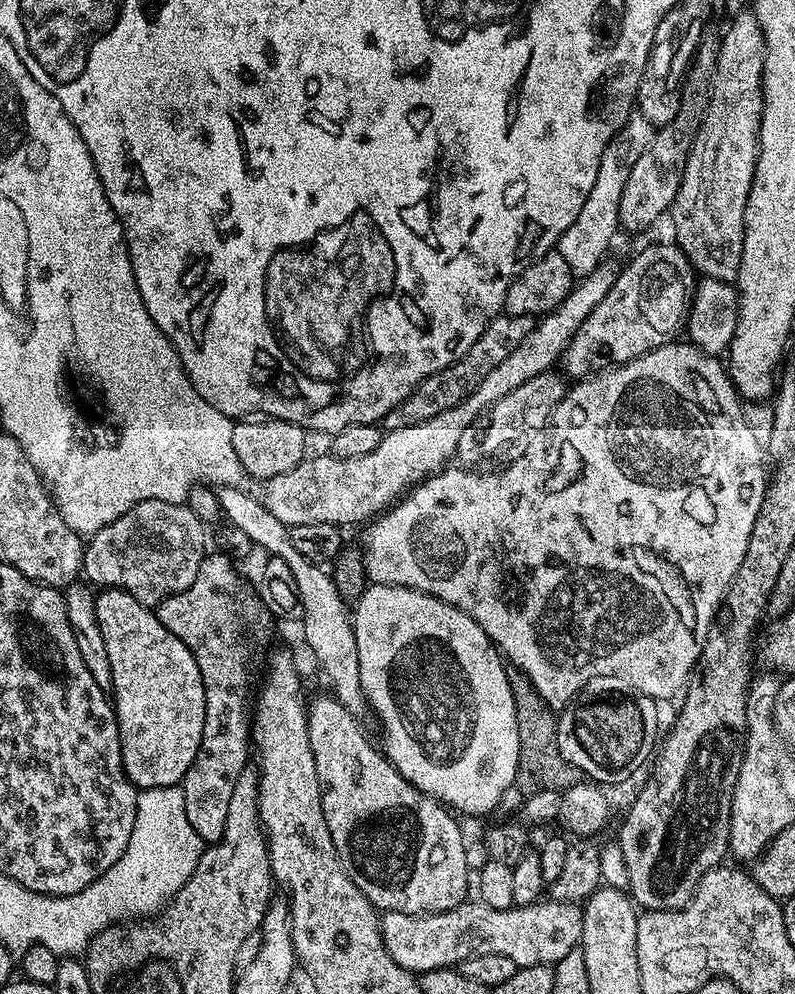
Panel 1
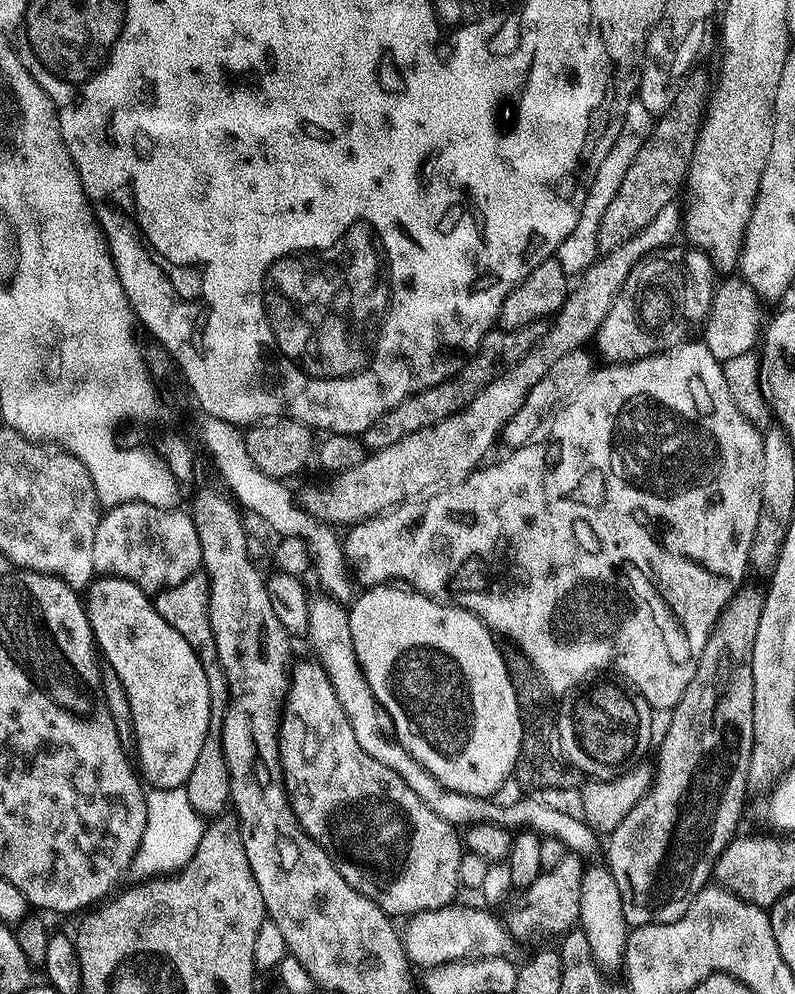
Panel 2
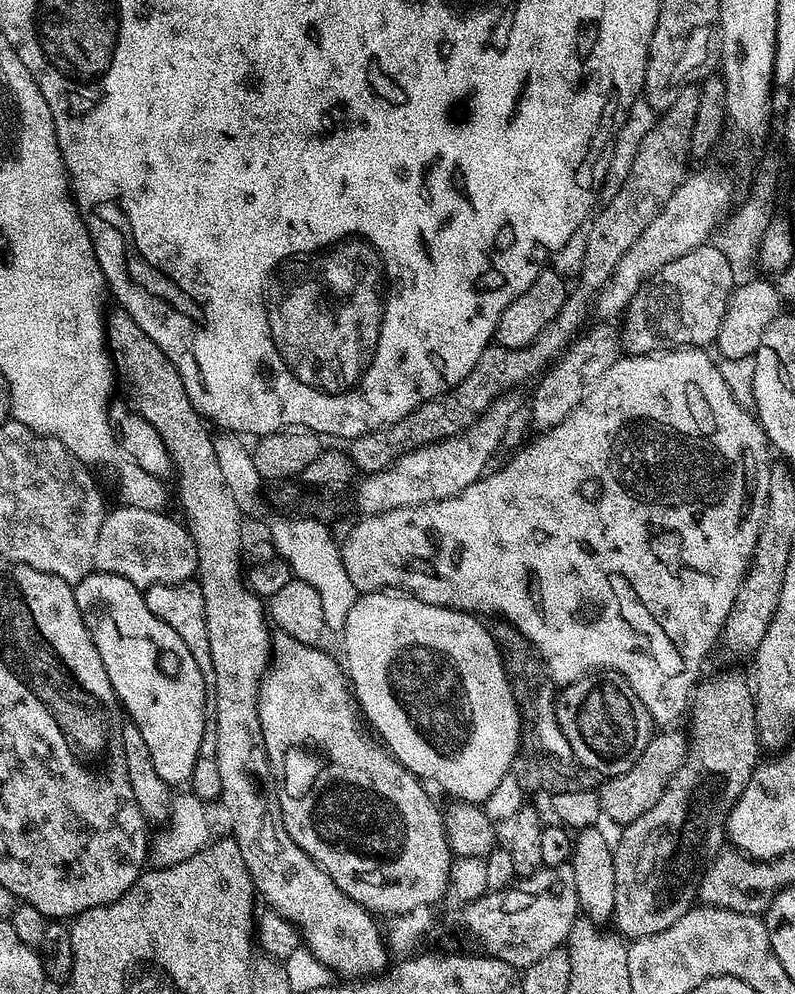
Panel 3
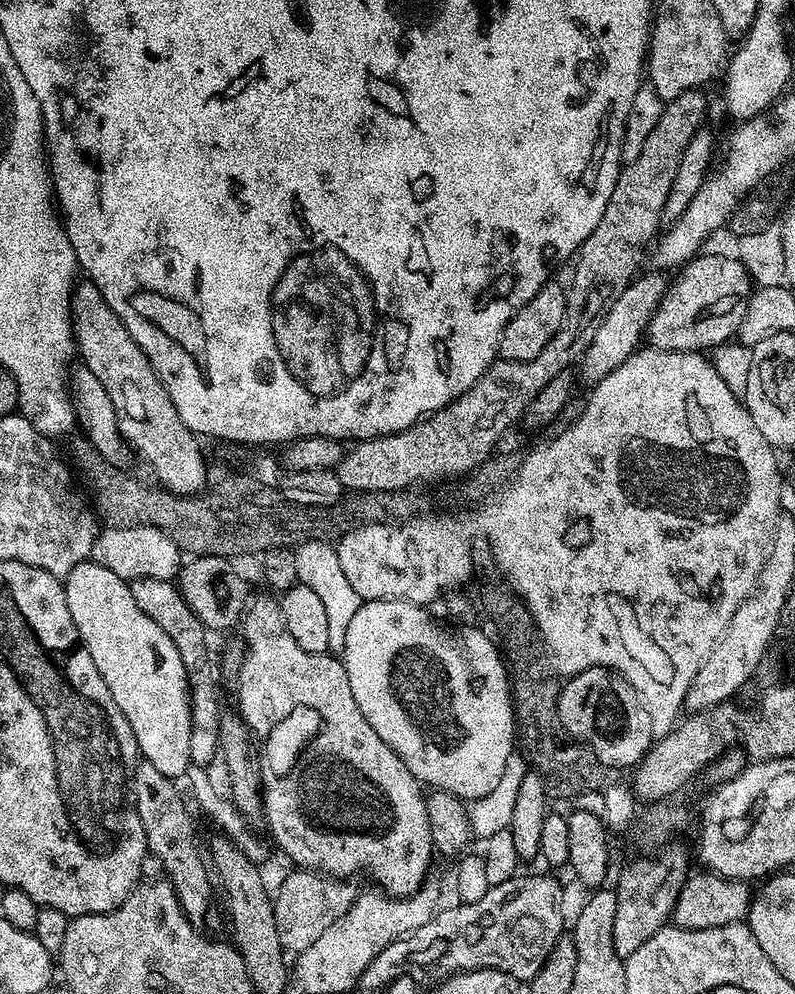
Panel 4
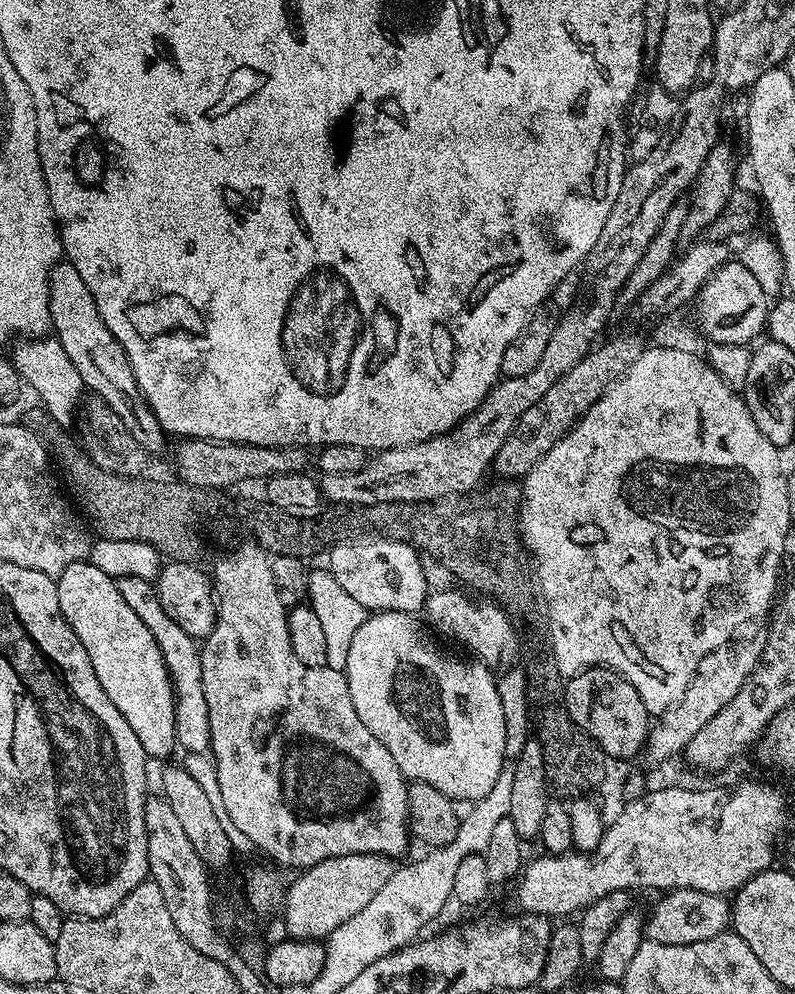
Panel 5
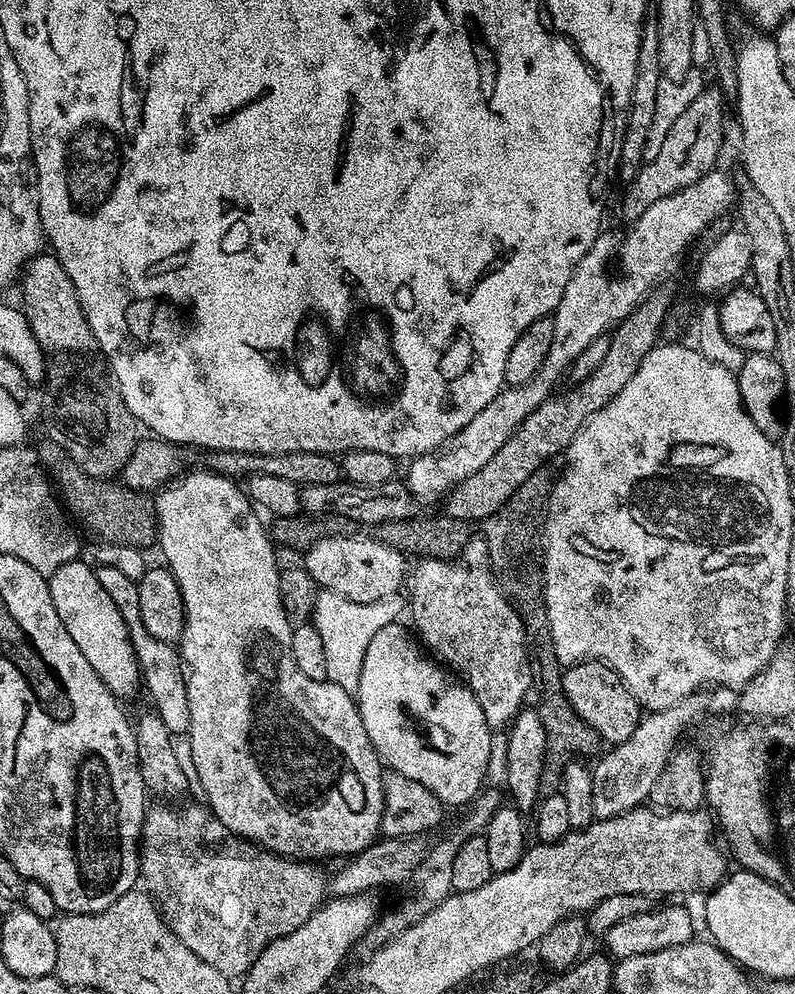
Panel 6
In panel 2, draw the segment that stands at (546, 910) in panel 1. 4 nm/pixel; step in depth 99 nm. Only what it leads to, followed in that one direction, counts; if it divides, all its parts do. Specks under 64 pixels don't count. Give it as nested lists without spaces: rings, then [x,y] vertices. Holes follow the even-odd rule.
[[[453,902],[445,908],[435,908],[425,912],[417,912],[414,916],[407,917],[405,928],[402,928],[402,939],[404,941],[404,952],[408,955],[409,961],[413,965],[421,964],[421,969],[437,968],[440,964],[445,964],[451,960],[467,960],[469,958],[479,958],[482,956],[503,956],[509,950],[512,940],[508,937],[508,932],[504,929],[504,924],[495,916],[495,911],[487,907],[467,908],[461,902]]]

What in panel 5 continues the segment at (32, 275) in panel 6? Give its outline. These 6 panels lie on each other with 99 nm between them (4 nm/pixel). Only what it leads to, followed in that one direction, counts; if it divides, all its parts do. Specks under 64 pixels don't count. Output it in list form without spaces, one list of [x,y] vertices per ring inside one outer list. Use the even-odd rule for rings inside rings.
[[[61,262],[52,268],[52,277],[48,279],[48,309],[52,315],[51,331],[81,375],[85,389],[91,395],[102,398],[102,402],[114,410],[122,426],[145,452],[155,454],[162,451],[166,439],[164,427],[144,400],[130,360],[126,358],[118,338],[114,338],[106,322],[102,322],[102,314],[98,314],[98,302],[94,302],[90,286],[82,282],[82,274],[78,274],[72,264]]]

